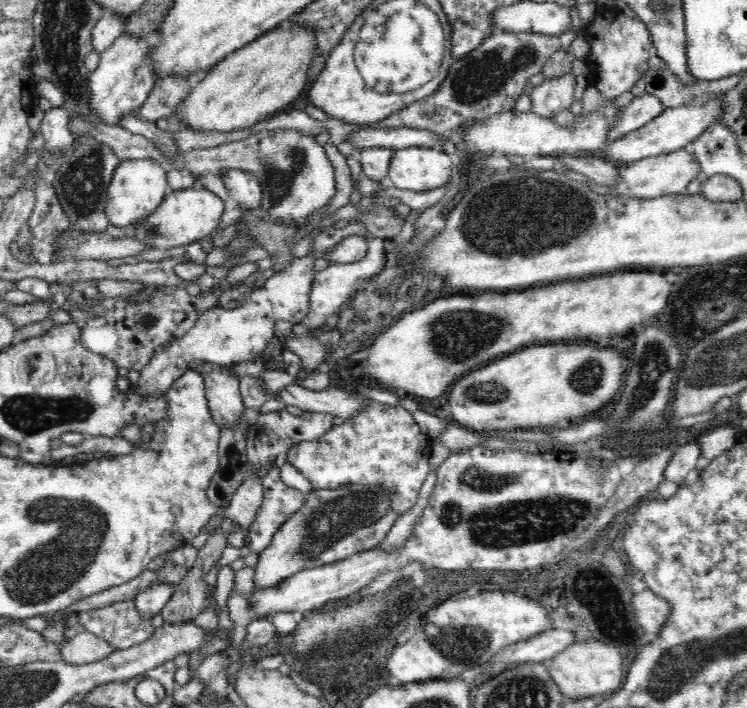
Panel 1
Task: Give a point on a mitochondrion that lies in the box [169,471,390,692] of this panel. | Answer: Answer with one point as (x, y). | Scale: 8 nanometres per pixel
(334, 516)

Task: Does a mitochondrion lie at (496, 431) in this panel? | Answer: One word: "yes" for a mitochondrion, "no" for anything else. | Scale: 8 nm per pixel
no

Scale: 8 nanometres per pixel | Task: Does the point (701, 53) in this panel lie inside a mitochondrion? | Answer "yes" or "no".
no

